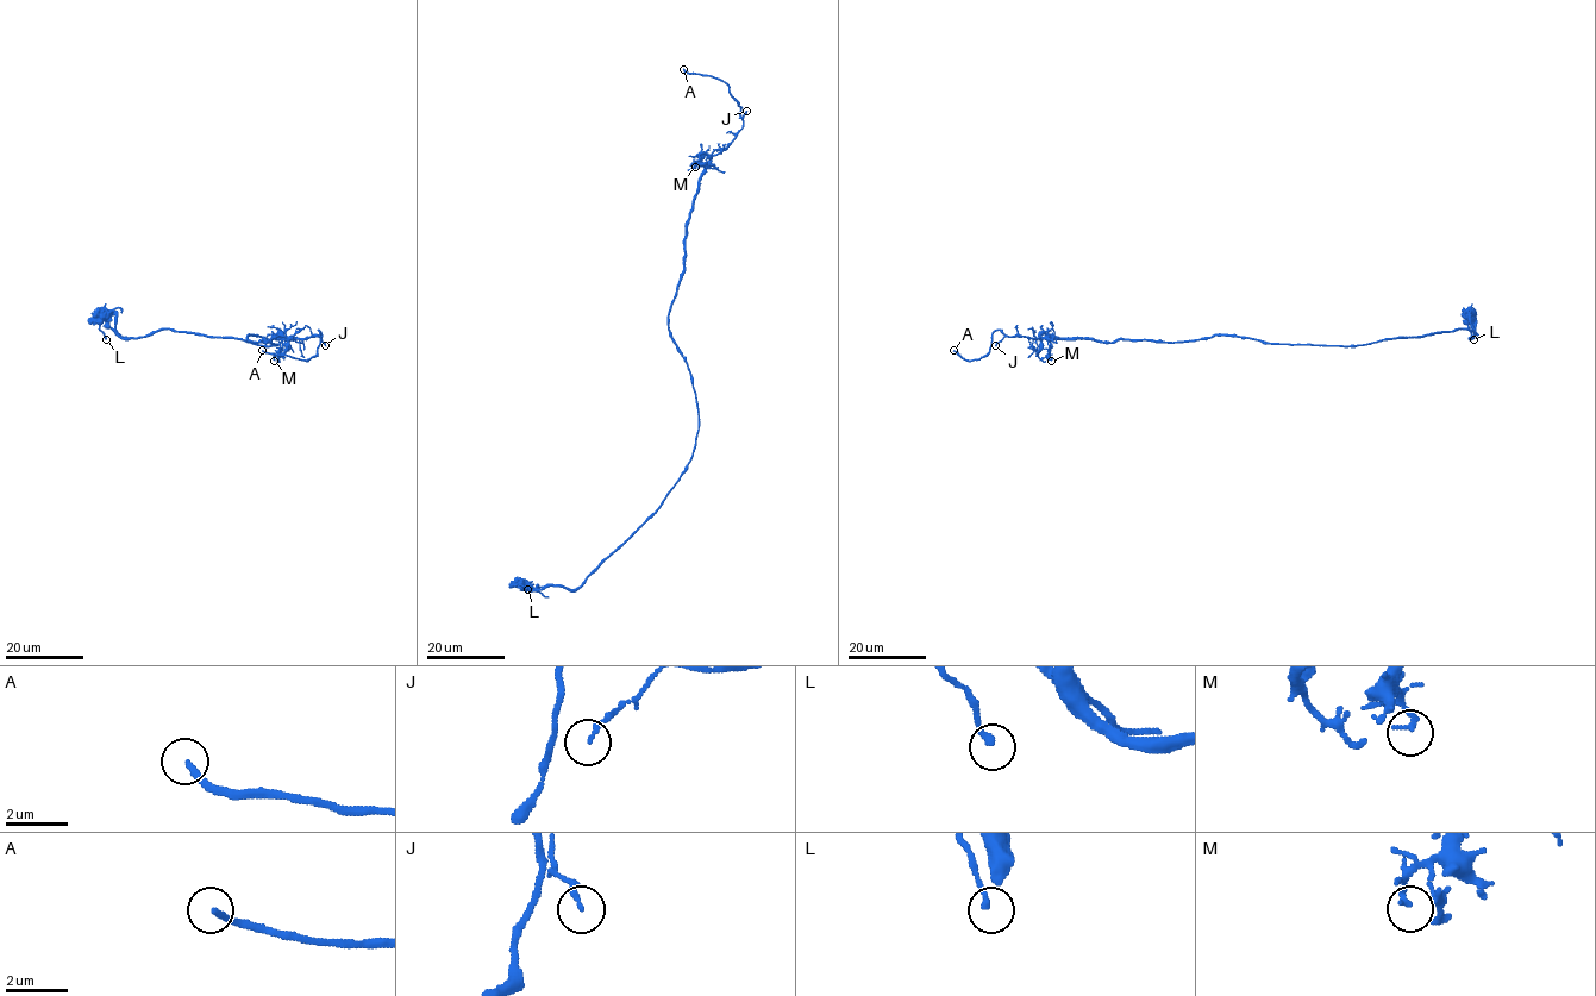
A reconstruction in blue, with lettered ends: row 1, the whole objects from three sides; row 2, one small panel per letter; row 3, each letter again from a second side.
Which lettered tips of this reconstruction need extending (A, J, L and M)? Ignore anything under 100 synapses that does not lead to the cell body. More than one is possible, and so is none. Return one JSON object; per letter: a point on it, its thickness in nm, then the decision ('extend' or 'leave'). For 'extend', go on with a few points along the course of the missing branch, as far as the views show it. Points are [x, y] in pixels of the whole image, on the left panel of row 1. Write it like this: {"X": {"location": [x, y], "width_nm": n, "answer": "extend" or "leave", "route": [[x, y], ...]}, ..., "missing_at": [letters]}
{"A": {"location": [262, 350], "width_nm": 200, "answer": "extend", "route": [[262, 350], [236, 333], [205, 329], [199, 320], [182, 313], [150, 315], [150, 318]]}, "J": {"location": [325, 345], "width_nm": 140, "answer": "leave"}, "L": {"location": [106, 339], "width_nm": 170, "answer": "leave"}, "M": {"location": [274, 361], "width_nm": 130, "answer": "leave"}, "missing_at": ["A"]}

